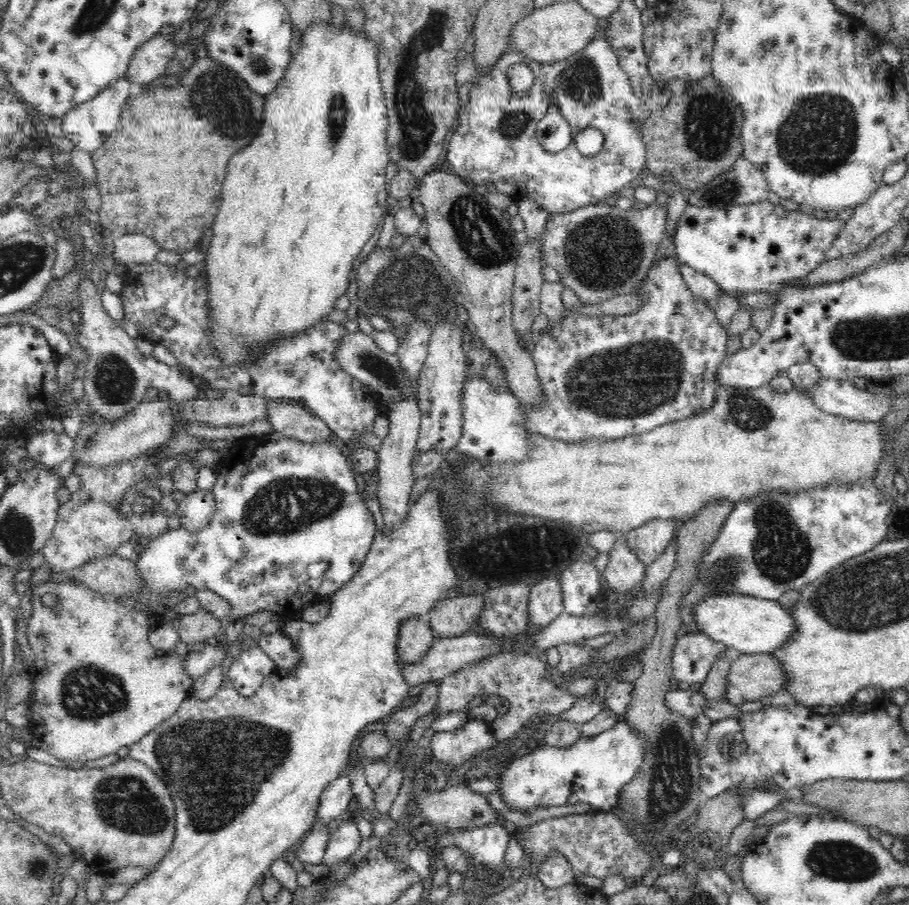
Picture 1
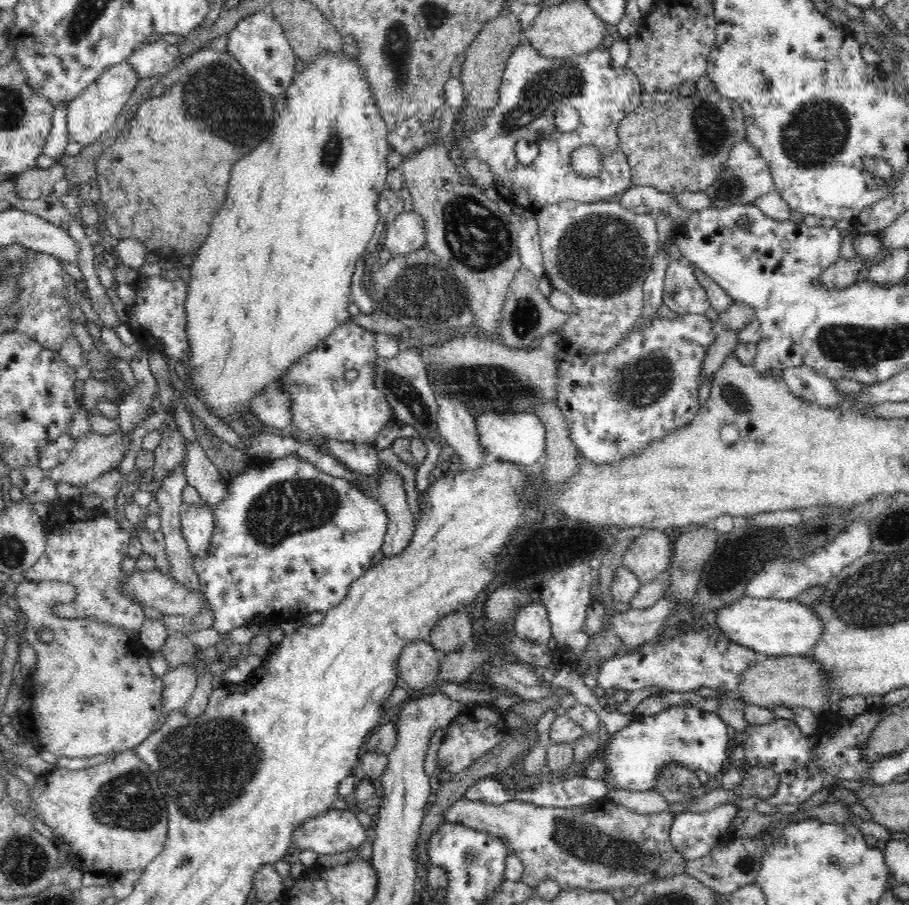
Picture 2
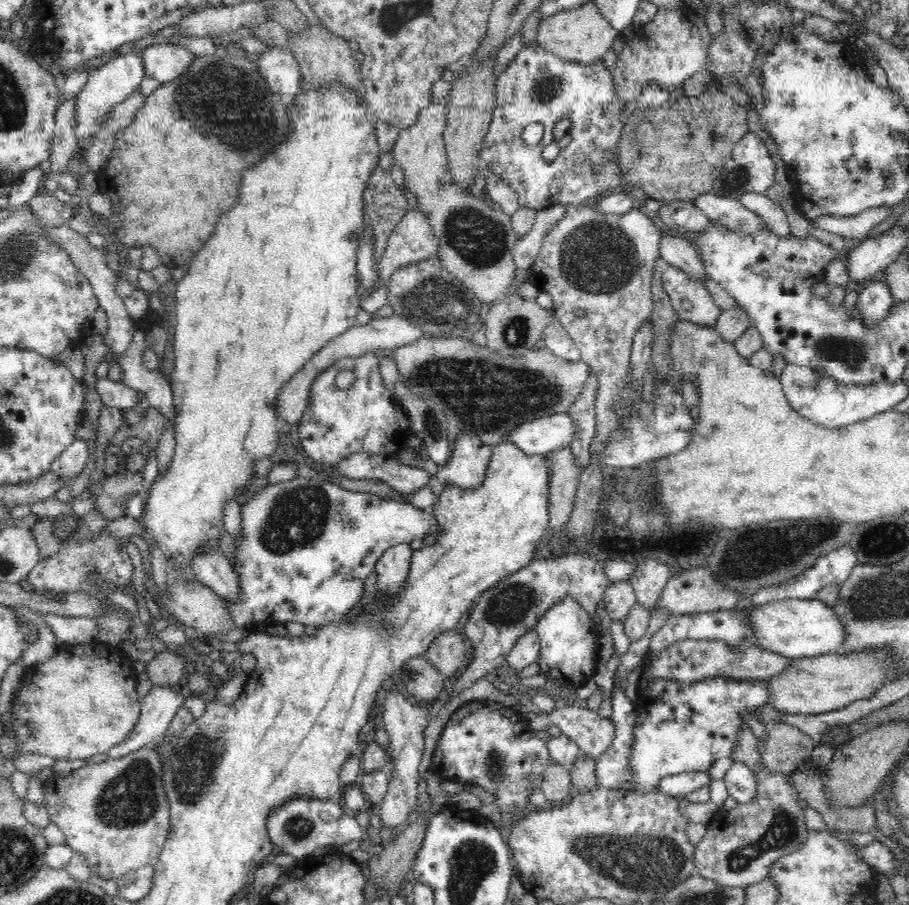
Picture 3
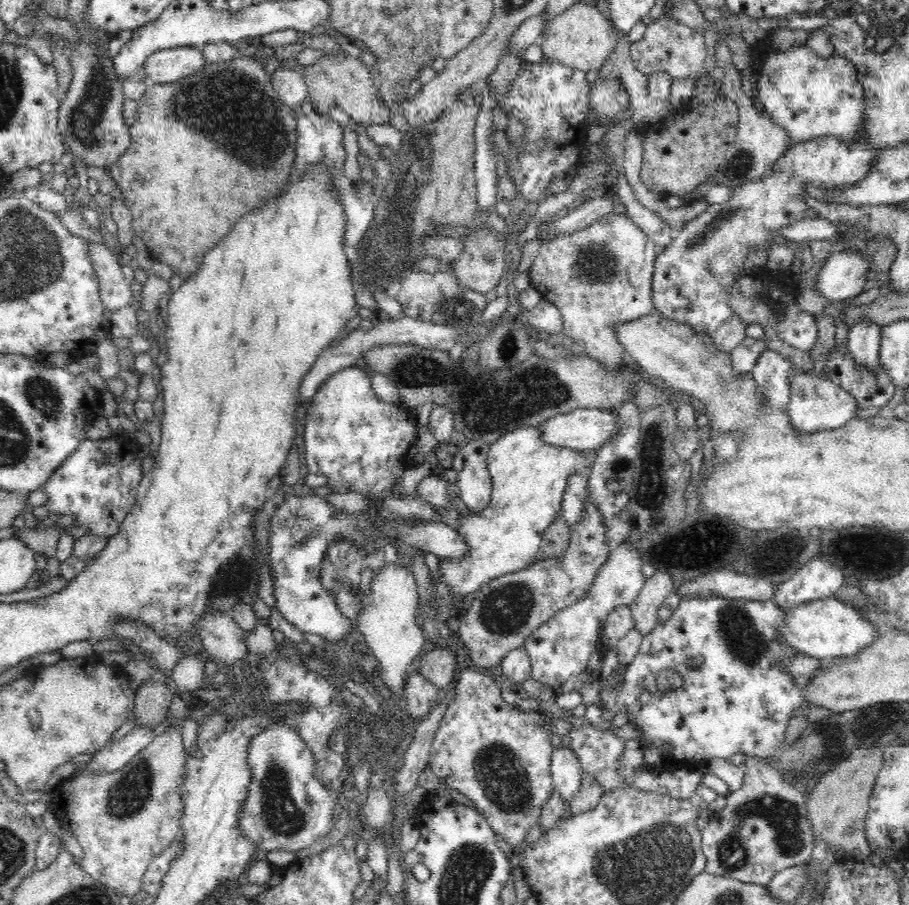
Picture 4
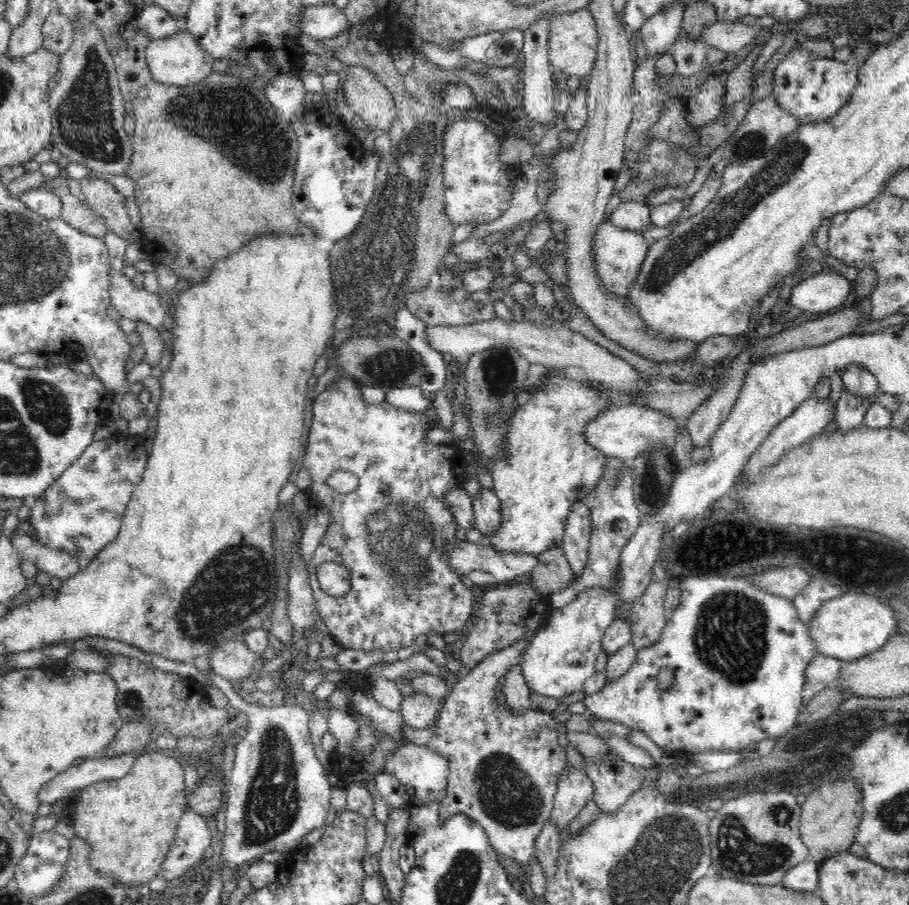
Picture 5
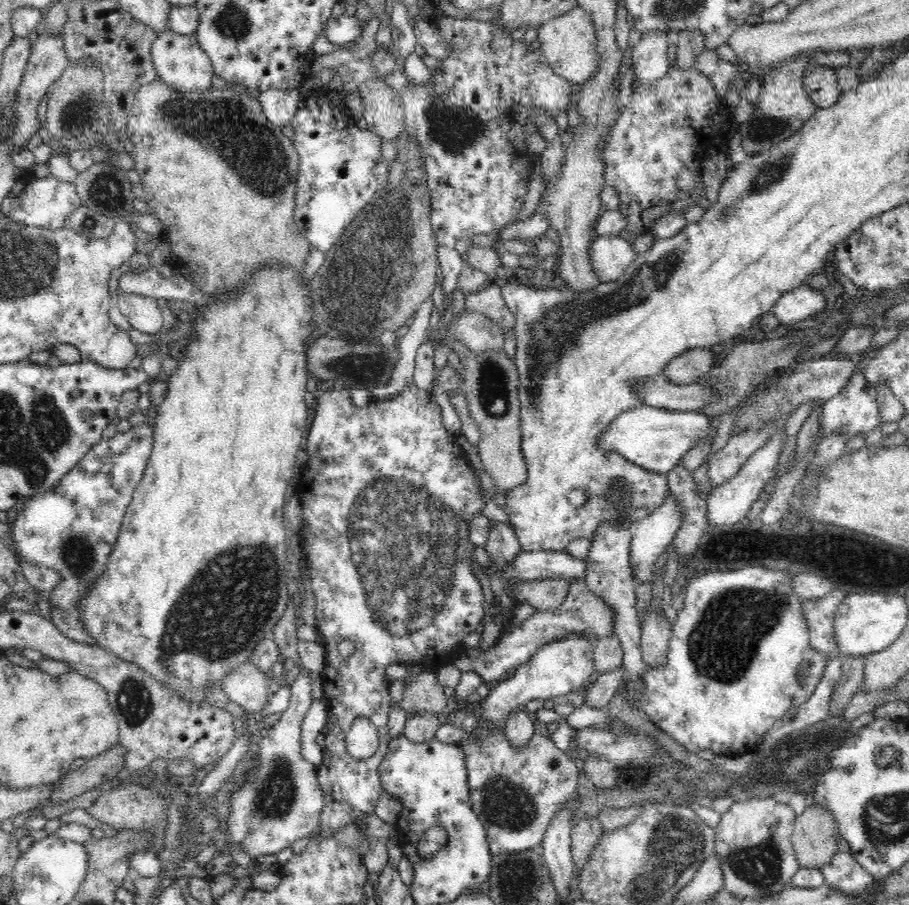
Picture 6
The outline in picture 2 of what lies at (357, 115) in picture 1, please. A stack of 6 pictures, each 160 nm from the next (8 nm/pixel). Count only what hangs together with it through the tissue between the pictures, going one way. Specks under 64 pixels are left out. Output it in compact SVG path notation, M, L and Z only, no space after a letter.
M320 53L315 65L309 69L307 67L302 74L297 74L292 85L276 100L278 100L276 102L278 116L274 120L274 128L268 140L264 140L260 148L250 152L246 158L240 160L240 164L232 168L232 180L230 180L224 208L214 216L212 230L189 266L190 276L184 302L186 337L188 337L188 351L190 351L190 358L187 361L192 366L187 378L188 386L194 390L196 397L206 406L206 409L226 425L229 422L225 421L244 422L243 414L254 414L251 400L263 393L270 383L281 380L300 357L312 352L320 341L330 336L336 327L344 324L351 317L348 313L348 304L351 303L351 278L355 271L355 264L360 256L365 254L364 250L378 224L376 202L386 183L386 174L389 169L386 163L389 146L388 129L380 115L380 109L374 105L368 82L354 60L349 60L343 55L336 55L336 53Z

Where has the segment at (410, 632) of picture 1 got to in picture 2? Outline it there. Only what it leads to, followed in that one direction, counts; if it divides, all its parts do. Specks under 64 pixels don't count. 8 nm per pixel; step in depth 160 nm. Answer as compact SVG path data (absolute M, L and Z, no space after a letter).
M428 640L409 644L399 658L399 678L418 694L432 692L440 682L441 655Z

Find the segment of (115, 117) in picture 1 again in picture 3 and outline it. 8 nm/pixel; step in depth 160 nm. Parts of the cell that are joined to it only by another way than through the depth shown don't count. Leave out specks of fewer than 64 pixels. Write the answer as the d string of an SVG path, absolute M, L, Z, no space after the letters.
M144 48L123 49L118 56L113 57L110 62L106 62L91 73L88 83L76 96L76 134L78 138L90 138L94 132L98 132L106 114L111 113L118 102L126 100L140 86L145 75L143 50Z

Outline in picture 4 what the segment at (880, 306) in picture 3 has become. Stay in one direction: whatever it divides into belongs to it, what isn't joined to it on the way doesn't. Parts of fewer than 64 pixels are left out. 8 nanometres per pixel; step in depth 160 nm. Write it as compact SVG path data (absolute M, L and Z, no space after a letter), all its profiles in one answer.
M866 321L855 324L850 330L847 342L848 355L854 363L862 365L868 373L879 367L878 352L880 350L880 327Z

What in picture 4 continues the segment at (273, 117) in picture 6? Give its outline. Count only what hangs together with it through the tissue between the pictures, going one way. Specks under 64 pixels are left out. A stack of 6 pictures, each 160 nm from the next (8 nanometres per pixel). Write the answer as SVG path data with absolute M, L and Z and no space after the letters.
M278 68L271 76L271 82L274 91L276 91L276 96L280 97L282 102L292 110L298 108L309 96L305 76L298 74L298 72Z

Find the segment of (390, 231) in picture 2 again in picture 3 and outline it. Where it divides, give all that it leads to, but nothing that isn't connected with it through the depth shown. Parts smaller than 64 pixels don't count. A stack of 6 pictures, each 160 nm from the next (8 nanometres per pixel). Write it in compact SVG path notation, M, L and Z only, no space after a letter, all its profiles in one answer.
M409 209L389 236L385 250L380 252L380 276L384 282L388 282L403 266L419 263L430 257L440 259L439 250L439 240L428 218L420 211Z

